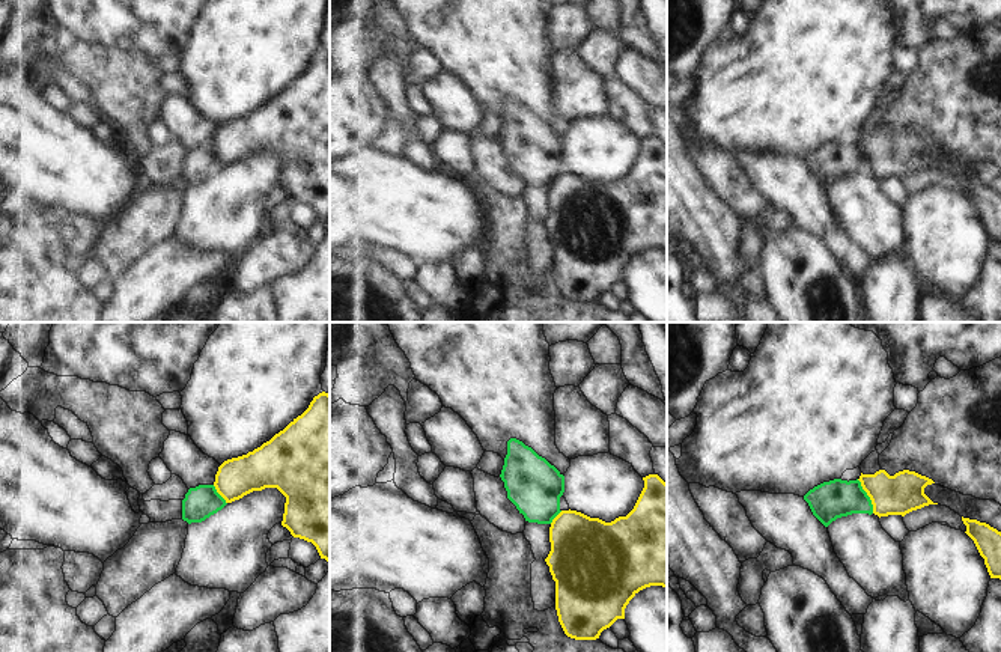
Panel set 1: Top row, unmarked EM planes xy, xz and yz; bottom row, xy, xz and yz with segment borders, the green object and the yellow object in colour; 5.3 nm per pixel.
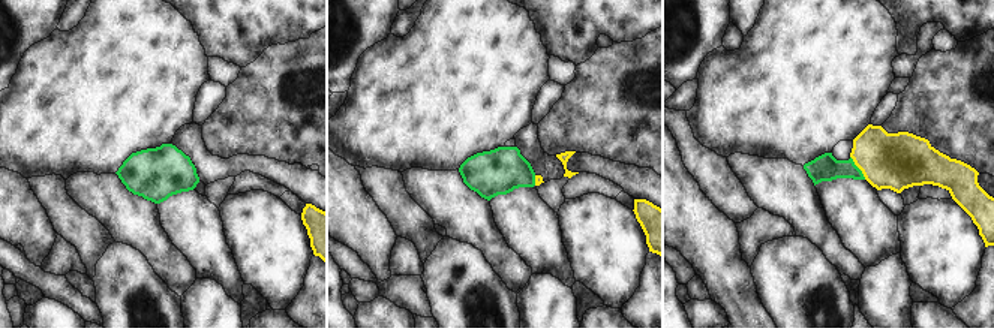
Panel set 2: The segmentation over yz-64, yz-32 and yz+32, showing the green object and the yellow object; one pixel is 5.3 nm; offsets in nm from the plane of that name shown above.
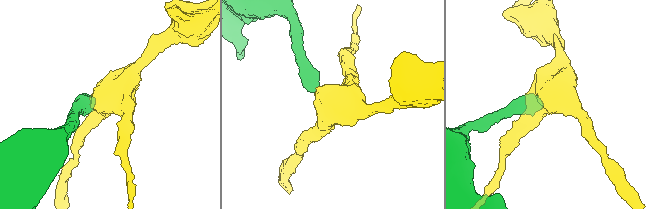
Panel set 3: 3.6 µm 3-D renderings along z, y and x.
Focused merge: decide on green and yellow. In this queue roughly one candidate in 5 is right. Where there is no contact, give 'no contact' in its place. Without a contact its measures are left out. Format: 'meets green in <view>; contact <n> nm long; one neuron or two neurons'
meets green in yz; contact 200 nm long; two neurons

